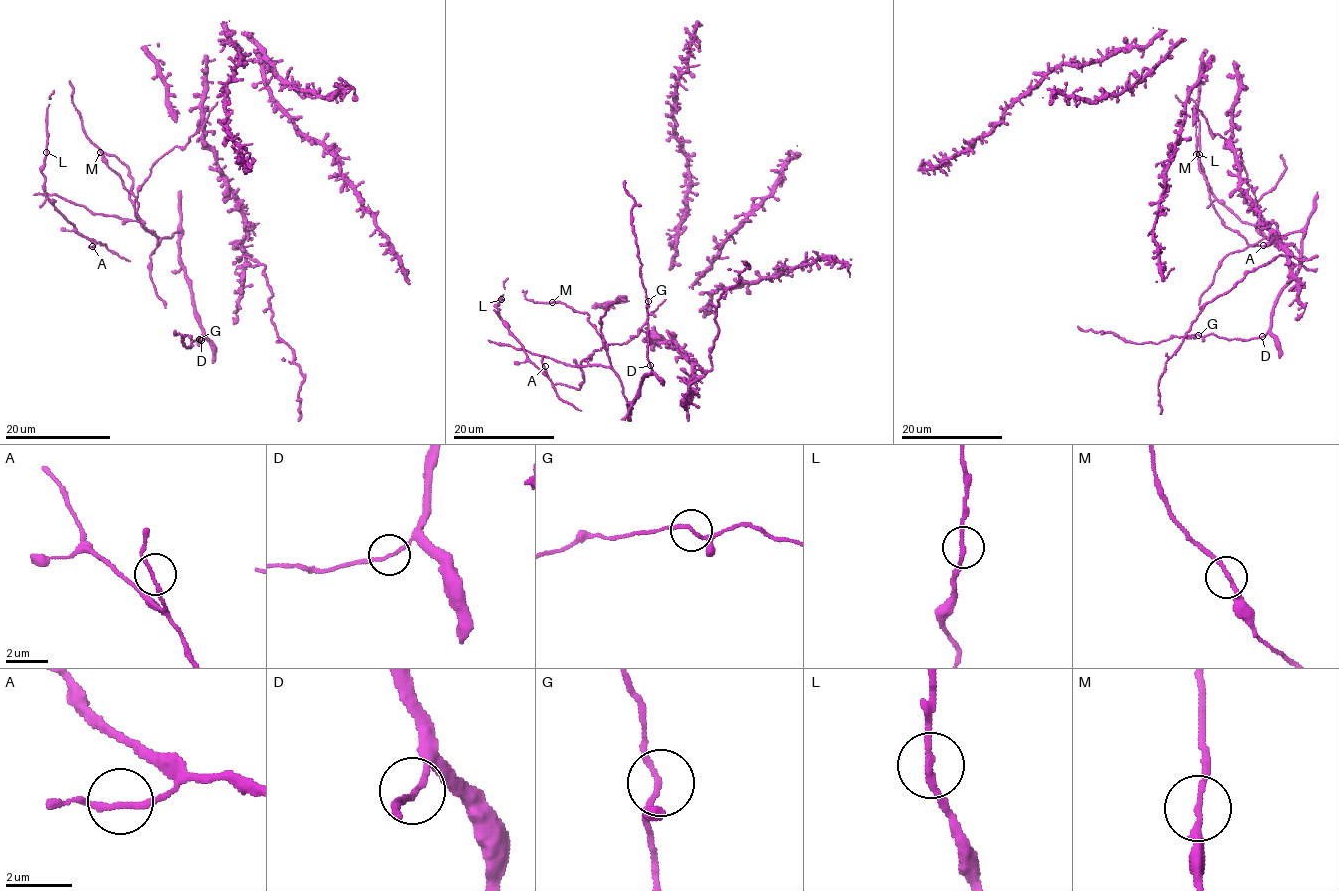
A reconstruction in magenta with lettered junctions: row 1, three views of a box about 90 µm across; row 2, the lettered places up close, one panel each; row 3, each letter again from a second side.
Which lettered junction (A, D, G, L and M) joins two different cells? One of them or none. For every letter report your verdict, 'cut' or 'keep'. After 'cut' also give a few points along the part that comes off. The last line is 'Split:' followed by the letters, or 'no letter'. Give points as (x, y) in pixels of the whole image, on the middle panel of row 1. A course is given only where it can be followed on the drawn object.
A: keep
D: keep
G: keep
L: keep
M: keep
Split: no letter

